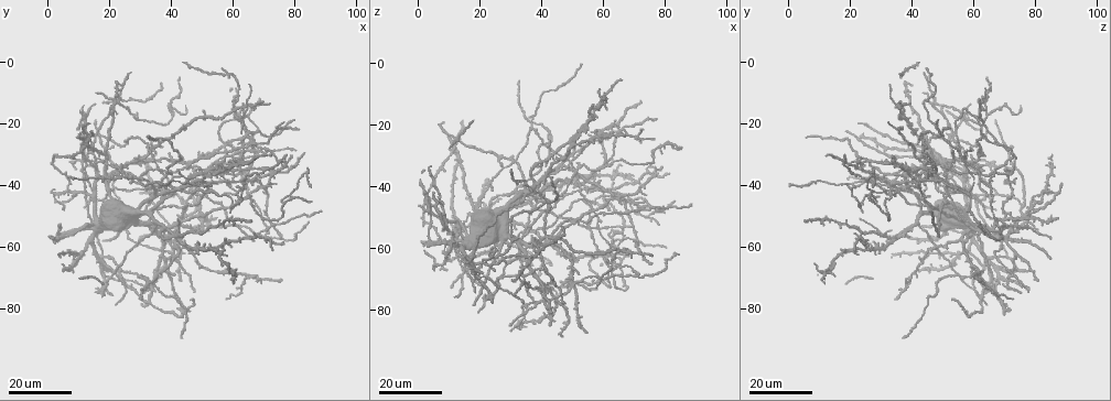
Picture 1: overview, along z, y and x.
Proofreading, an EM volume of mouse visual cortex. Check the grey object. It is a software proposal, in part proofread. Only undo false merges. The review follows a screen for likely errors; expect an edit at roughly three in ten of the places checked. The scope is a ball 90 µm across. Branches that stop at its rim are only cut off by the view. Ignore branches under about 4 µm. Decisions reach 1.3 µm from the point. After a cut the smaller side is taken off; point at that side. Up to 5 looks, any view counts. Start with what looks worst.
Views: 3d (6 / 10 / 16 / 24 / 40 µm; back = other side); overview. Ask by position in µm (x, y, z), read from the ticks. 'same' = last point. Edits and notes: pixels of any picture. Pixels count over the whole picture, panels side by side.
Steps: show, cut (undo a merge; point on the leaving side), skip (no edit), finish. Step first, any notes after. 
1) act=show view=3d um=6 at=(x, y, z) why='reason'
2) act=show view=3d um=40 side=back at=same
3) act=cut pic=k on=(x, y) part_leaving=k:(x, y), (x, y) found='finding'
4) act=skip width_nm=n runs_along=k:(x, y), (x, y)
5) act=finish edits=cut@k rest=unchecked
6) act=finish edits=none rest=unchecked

act=show view=3d um=16 at=(37, 40, 21) why='four or more arms meet'

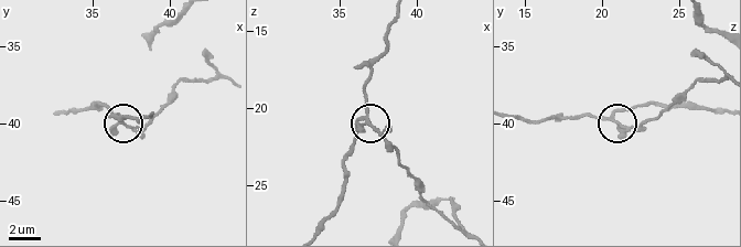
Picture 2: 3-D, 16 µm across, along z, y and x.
act=show view=3d um=10 at=(36.8, 39.6, 20.8)

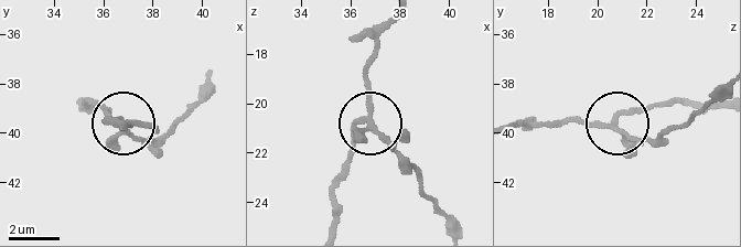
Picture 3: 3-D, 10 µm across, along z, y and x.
act=skip width_nm=180 runs_along=3:(720, 106), (669, 99), (625, 115), (616, 125), (558, 119) found='one cell here'

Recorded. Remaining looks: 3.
act=show view=3d um=24 at=(77, 46, 27) why='four arms meet'

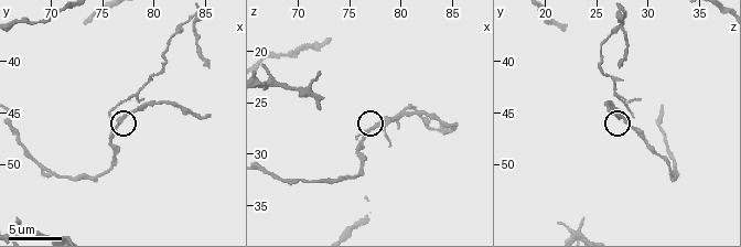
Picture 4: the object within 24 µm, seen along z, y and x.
act=show view=3d um=6 at=(76.8, 45.4, 28.0)

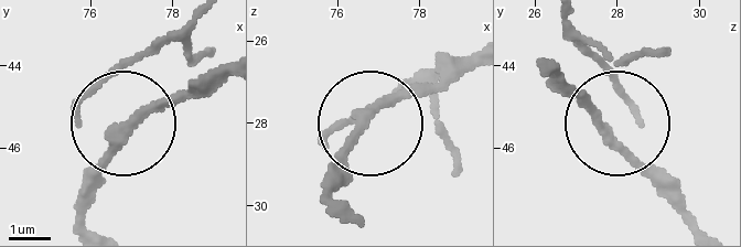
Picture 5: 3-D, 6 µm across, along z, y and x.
act=skip arms=4 runs_along=5:(335, 208), (328, 176), (360, 125), (440, 65) found='continuous, no second cell'

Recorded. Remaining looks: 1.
act=finish edits=none rest=unchecked

